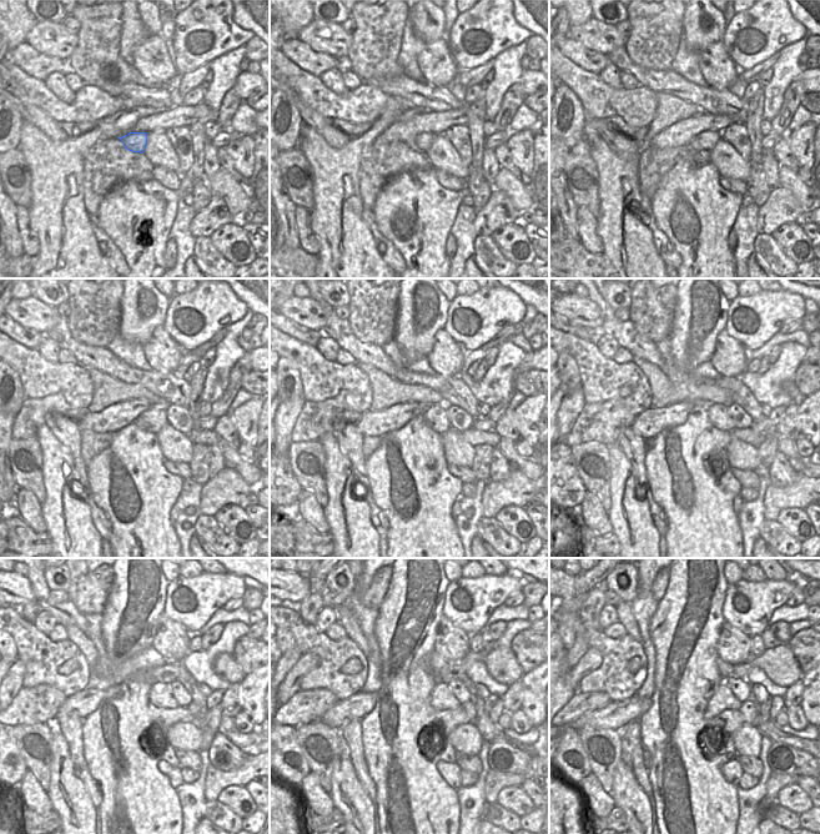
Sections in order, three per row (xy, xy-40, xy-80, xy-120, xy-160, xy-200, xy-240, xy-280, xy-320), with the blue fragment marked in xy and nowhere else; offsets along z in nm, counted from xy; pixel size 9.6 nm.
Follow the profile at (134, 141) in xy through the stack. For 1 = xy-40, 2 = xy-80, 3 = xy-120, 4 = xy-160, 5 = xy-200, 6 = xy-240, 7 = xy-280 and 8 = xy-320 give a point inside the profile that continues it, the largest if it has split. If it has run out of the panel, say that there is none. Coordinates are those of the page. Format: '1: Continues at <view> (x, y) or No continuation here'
1: Continues at xy-40 (421, 142)
2: Continues at xy-80 (705, 141)
3: Continues at xy-120 (152, 420)
4: Continues at xy-160 (434, 416)
5: Continues at xy-200 (718, 413)
6: Continues at xy-240 (161, 696)
7: Continues at xy-280 (442, 698)
8: Continues at xy-320 (723, 699)

